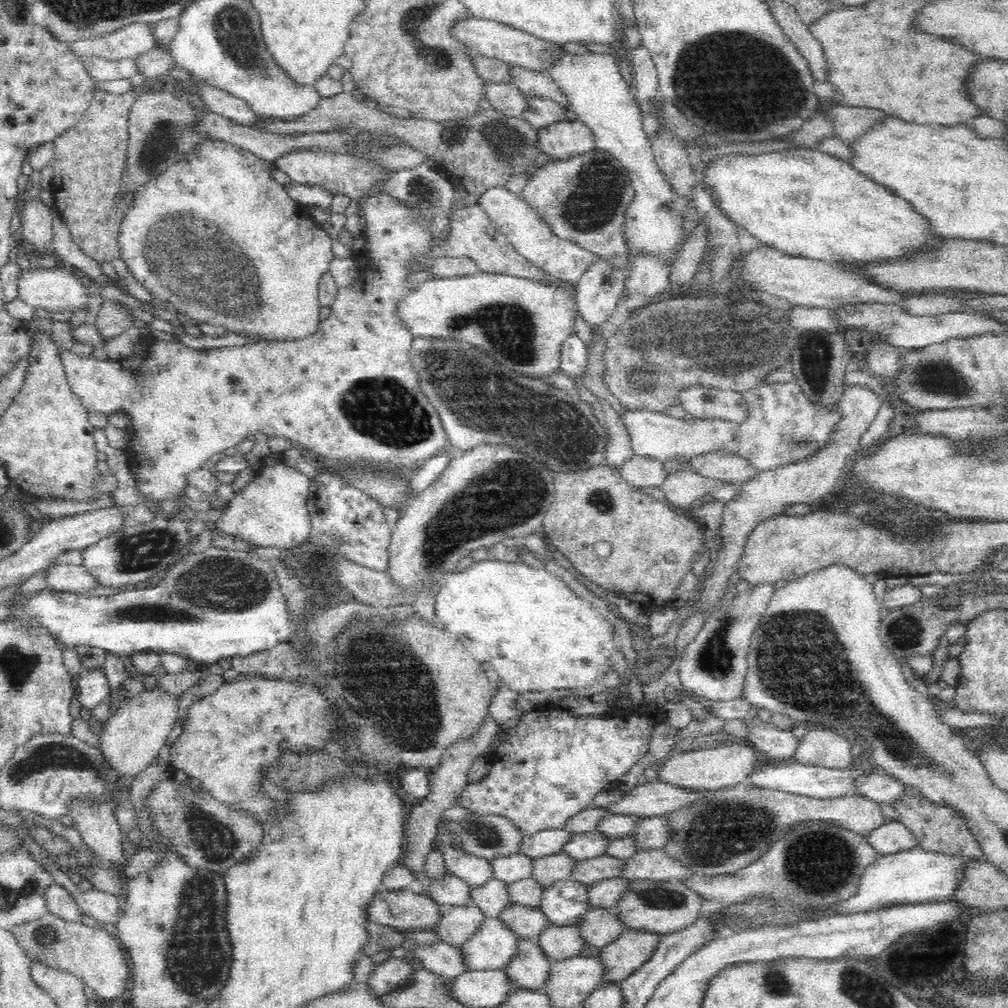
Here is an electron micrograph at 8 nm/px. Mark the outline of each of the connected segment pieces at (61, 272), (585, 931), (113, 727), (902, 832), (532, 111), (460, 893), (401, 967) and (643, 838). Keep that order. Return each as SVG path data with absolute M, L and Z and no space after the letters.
M34 266L29 271L25 270L18 279L18 293L20 299L36 309L45 309L46 312L71 312L72 314L78 311L89 313L89 301L92 298L89 296L89 290L81 281L79 273L68 266L54 269Z
M602 907L586 913L578 925L585 942L602 949L629 930L619 914Z
M155 688L141 691L126 699L125 705L105 724L100 735L100 749L110 762L110 767L120 773L119 784L132 784L138 774L150 767L162 747L167 744L168 736L176 722L183 721L178 712L180 696L170 694L167 690Z
M889 821L879 826L869 834L868 839L882 855L910 850L919 844L911 828L900 821Z
M529 98L528 104L529 109L525 112L524 119L538 131L570 118L570 110L552 100Z
M448 874L442 878L431 881L430 896L446 909L451 907L466 906L472 902L471 892L473 887L468 882Z
M393 957L386 963L378 963L370 978L374 995L382 997L410 984L416 970L405 957Z
M645 817L633 830L632 835L644 848L664 849L668 843L671 843L675 830L671 828L665 817Z

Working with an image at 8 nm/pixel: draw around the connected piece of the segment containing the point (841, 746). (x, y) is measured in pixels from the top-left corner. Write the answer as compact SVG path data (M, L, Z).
M811 730L799 739L793 760L802 764L820 765L829 768L847 768L856 759L850 758L850 742L840 736L840 731Z

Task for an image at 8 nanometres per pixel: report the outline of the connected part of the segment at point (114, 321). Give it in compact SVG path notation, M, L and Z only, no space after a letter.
M106 299L93 322L97 325L101 335L109 339L134 325L140 325L135 320L133 311L134 309L129 308L125 302Z

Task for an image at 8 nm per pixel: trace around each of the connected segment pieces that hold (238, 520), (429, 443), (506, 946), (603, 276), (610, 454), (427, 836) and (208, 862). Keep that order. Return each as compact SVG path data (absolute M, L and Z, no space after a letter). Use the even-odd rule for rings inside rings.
M277 465L262 472L259 472L259 469L254 470L242 481L240 493L231 500L230 508L217 520L221 534L214 534L213 546L240 551L249 551L253 547L284 549L299 546L311 534L310 514L307 508L310 484L310 478L287 465Z
M375 192L370 194L361 204L361 214L365 218L366 228L363 236L368 245L364 248L353 252L351 255L356 259L358 265L358 276L354 280L354 284L350 287L339 287L337 289L336 298L331 305L331 311L328 318L323 320L318 327L318 330L308 338L293 341L256 341L247 342L241 345L213 347L210 349L194 349L184 344L171 343L166 341L158 341L150 337L148 331L145 336L136 345L133 353L128 360L117 362L101 361L95 356L81 356L80 352L61 352L59 353L60 362L63 362L65 375L68 379L70 388L74 394L80 397L82 404L86 410L91 412L101 412L104 414L114 414L116 412L125 412L131 420L129 428L130 443L124 450L129 456L129 463L131 472L134 474L133 478L138 484L138 489L142 491L142 495L146 495L146 499L152 501L171 501L171 499L180 494L186 488L187 480L186 474L200 468L207 467L214 454L224 452L227 448L238 446L244 442L246 437L256 435L258 433L265 434L270 437L284 438L292 444L300 444L304 448L309 448L322 456L327 463L331 462L352 462L368 461L368 463L386 464L388 462L397 464L402 462L404 466L420 465L429 458L437 455L439 450L449 445L447 432L444 430L444 425L440 414L436 407L430 402L428 395L422 390L419 383L419 374L414 370L412 362L410 362L410 348L412 348L412 340L414 334L408 330L405 322L399 317L398 307L412 290L418 290L418 286L410 284L408 278L415 273L414 264L418 263L422 266L423 258L432 256L436 250L436 241L438 240L433 226L429 224L421 224L417 219L419 214L412 210L411 207L406 206L401 200L382 192L381 194Z
M486 917L461 949L470 971L504 970L515 961L521 940L503 918Z
M602 258L580 278L577 284L576 309L595 335L601 334L606 322L614 321L614 315L623 302L626 278L627 276L616 265Z
M601 399L600 407L594 405L594 410L600 412L598 416L606 424L608 446L606 447L606 464L620 468L627 460L635 457L636 454L631 445L631 438L622 416L612 406Z
M489 715L475 737L467 741L458 741L446 749L442 755L442 764L430 773L430 792L424 798L419 799L416 804L411 804L411 801L407 803L407 812L404 818L404 838L402 840L402 845L406 845L406 851L404 851L404 858L400 864L412 871L412 877L415 880L414 888L418 886L418 874L422 874L422 872L426 874L428 854L436 849L437 836L444 830L444 824L447 822L443 817L444 811L448 808L461 806L459 798L468 786L467 773L480 755L495 753L497 749L493 747L493 743L498 738L500 739L500 727L496 720Z
M171 776L150 794L147 806L155 816L157 828L175 842L175 850L192 868L225 875L228 870L253 857L263 843L263 826L244 811L220 805L208 791L197 793L187 783L179 784Z

